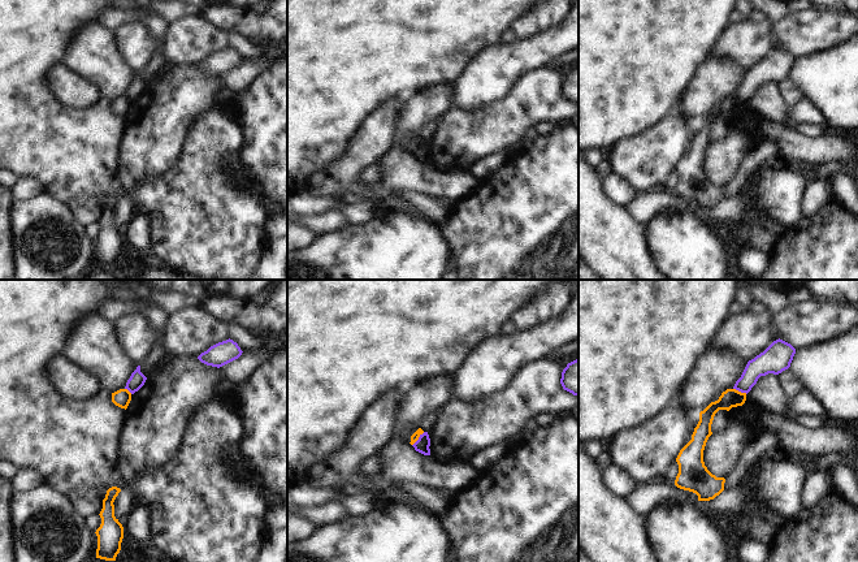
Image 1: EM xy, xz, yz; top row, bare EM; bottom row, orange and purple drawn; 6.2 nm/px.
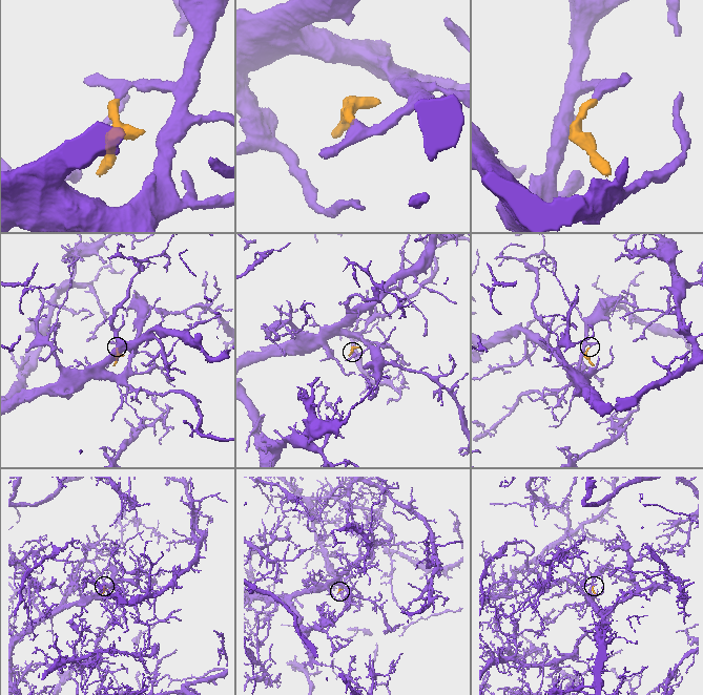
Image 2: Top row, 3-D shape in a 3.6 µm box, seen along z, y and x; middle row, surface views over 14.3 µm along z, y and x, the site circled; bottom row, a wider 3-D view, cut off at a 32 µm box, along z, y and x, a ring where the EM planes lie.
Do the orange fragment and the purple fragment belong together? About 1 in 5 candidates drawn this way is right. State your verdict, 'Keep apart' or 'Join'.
Keep apart.

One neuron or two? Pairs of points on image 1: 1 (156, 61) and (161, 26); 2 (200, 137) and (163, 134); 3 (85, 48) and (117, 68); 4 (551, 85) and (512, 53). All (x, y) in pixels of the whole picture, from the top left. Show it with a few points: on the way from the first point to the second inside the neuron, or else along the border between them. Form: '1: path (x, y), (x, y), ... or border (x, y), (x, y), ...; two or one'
1: path (160, 52), (161, 35); one
2: border (208, 112), (194, 124), (177, 164); two
3: path (92, 53), (109, 68); one
4: border (544, 66), (525, 70), (508, 89); two

